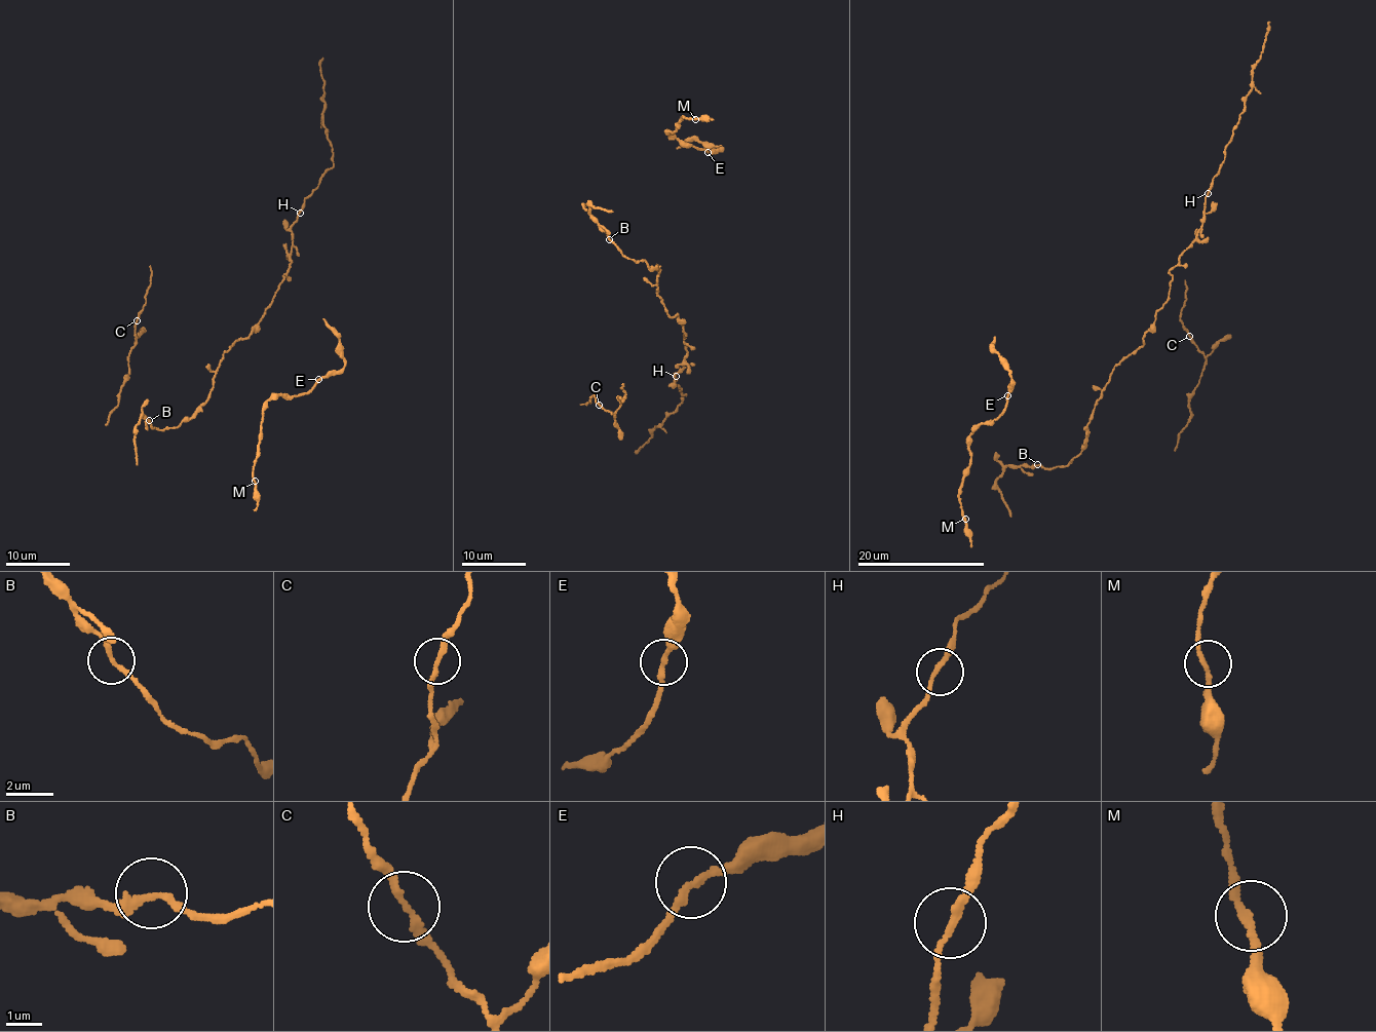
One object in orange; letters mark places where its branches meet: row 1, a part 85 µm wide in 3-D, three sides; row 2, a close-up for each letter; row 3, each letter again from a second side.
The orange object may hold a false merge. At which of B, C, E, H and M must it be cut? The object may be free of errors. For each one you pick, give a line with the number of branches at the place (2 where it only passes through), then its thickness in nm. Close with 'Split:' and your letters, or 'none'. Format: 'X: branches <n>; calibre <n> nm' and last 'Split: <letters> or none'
Split: none

